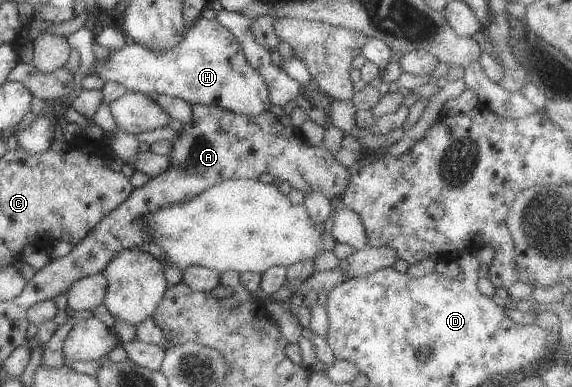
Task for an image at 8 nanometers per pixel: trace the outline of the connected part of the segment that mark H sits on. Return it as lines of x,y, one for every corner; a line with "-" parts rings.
202,16
188,25
183,39
177,46
163,50
163,48
149,48
149,46
140,43
127,44
121,50
111,51
105,62
101,60
93,68
92,74
97,74
105,83
121,84
127,91
133,93
141,93
149,97
169,96
189,102
192,106
195,104
215,106
235,112
235,114
259,116
263,112
269,112
272,106
271,100
269,100
269,86
257,74
257,70
247,63
241,44
228,29
217,23
215,19
206,20

